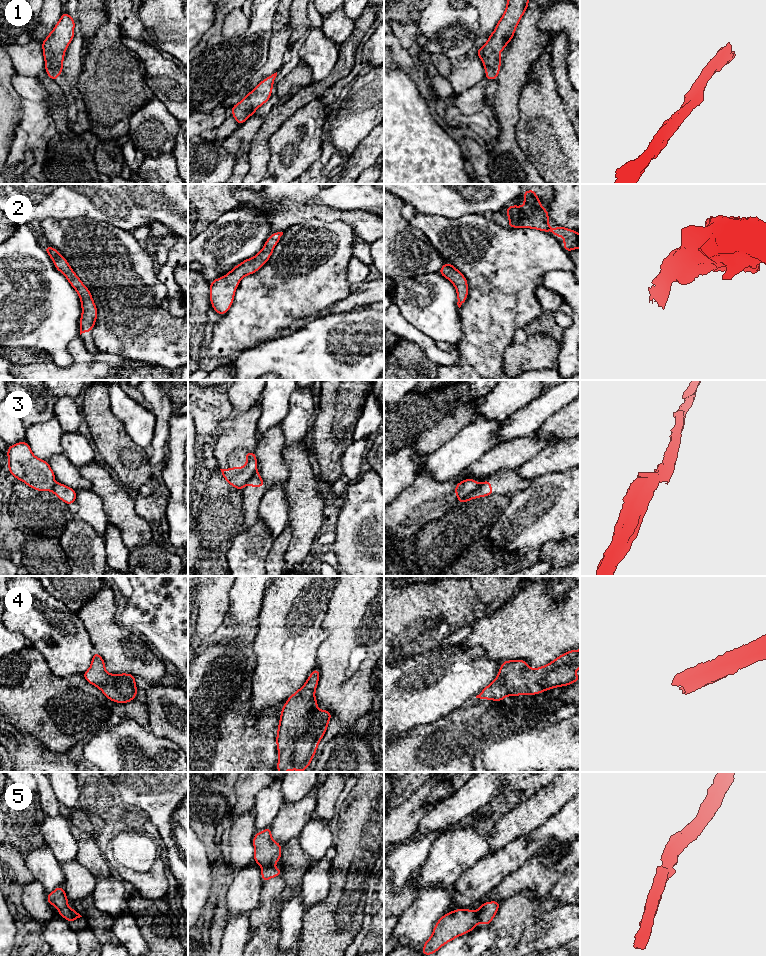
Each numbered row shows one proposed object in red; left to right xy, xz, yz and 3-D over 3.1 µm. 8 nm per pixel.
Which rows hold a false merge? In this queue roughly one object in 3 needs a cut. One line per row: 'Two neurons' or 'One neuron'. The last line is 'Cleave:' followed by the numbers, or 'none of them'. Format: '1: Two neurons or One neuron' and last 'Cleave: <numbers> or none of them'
1: One neuron
2: One neuron
3: Two neurons
4: One neuron
5: One neuron
Cleave: 3

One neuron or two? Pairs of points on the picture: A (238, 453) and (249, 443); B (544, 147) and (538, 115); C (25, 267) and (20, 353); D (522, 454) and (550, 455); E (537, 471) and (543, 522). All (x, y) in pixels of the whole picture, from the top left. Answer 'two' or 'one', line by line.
A: one
B: one
C: two
D: two
E: two

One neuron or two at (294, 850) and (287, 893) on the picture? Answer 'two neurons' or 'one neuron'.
one neuron

